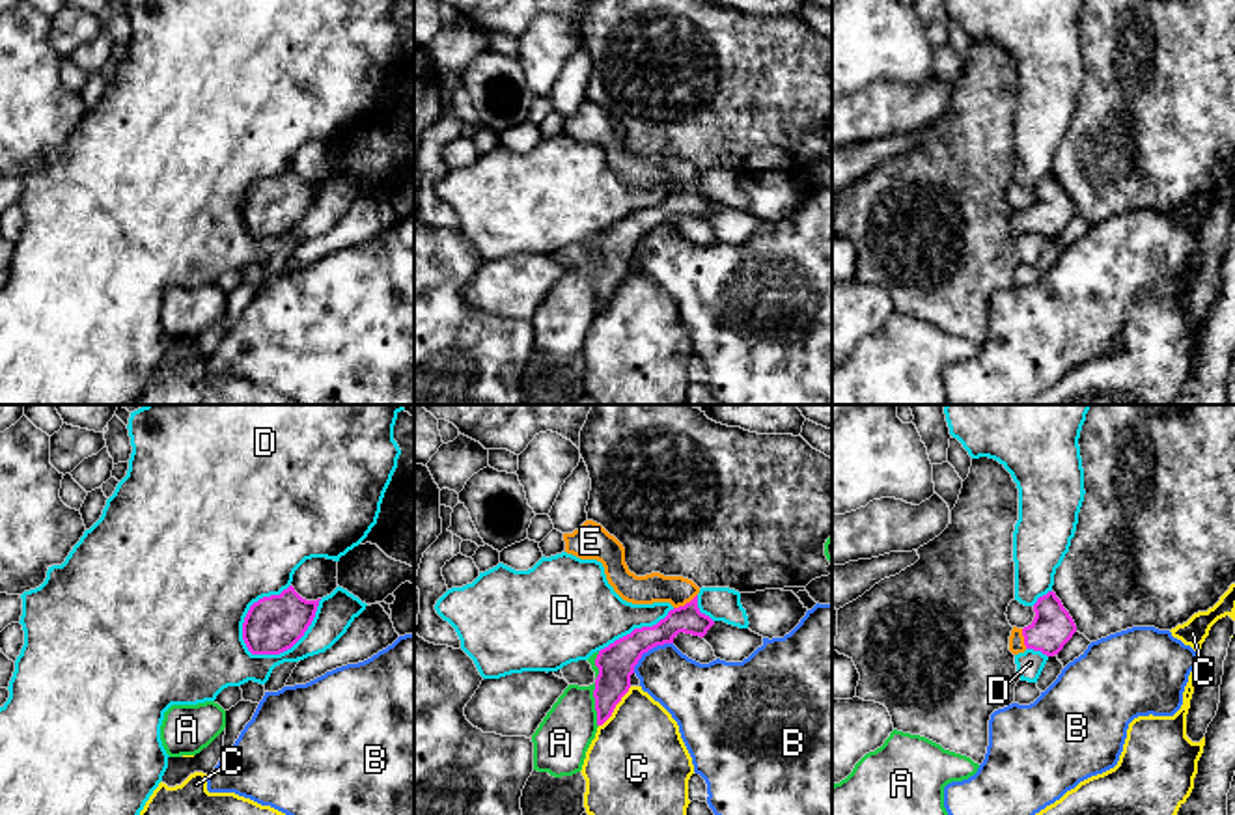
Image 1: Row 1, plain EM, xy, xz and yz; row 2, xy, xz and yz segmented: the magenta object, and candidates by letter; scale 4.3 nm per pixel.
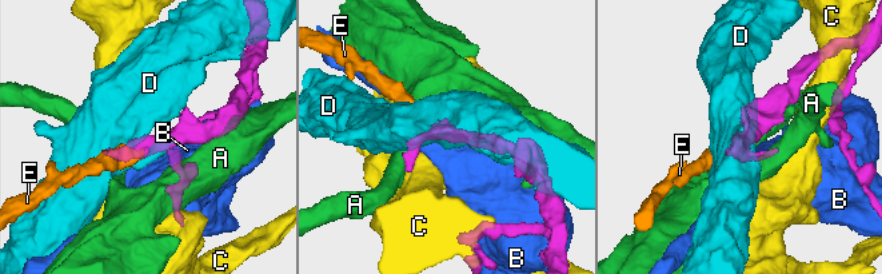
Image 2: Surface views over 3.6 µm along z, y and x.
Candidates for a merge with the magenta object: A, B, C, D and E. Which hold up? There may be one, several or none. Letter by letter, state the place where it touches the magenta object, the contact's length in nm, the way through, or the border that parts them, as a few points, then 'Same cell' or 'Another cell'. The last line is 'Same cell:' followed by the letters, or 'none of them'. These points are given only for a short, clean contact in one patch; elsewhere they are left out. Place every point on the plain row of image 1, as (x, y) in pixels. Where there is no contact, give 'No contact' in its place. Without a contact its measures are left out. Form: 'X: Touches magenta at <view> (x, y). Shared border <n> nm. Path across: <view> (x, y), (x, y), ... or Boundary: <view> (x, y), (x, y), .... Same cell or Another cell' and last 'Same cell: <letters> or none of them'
A: Touches magenta at xz (596, 288). Shared border 190 nm. Another cell
B: Touches magenta at xz (648, 232). Shared border 220 nm. Another cell
C: Touches magenta at xz (614, 290). Shared border 220 nm. Boundary: xz (631, 269), (599, 308). Another cell
D: Touches magenta at xy (291, 228). Shared border 400 nm. Another cell
E: Touches magenta at xz (687, 185). Shared border 120 nm. Path across: xz (689, 202), (687, 185), (674, 172), (652, 170). Same cell
Same cell: E

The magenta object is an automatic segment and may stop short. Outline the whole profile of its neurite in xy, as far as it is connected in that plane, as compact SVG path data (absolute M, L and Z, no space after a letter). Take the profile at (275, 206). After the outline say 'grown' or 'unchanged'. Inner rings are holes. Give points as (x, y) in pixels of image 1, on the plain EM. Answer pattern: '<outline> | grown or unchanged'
M293 168L254 185L243 205L243 222L252 237L280 237L291 231L312 207L319 183L302 181Z | unchanged

